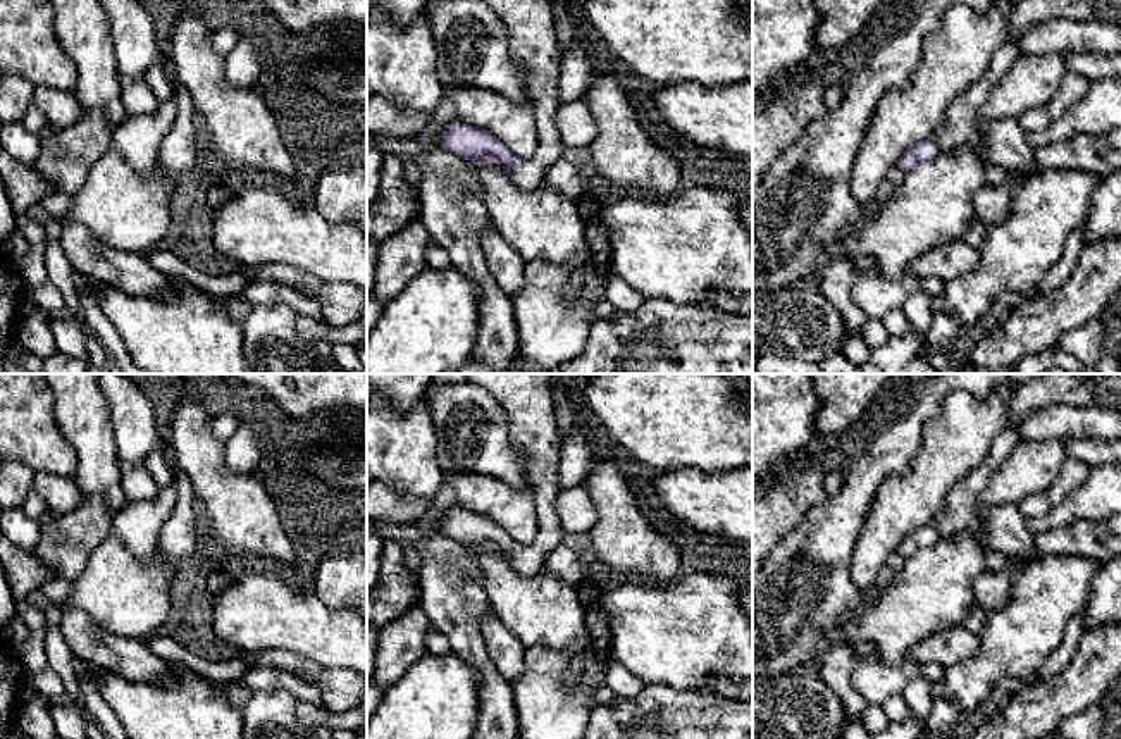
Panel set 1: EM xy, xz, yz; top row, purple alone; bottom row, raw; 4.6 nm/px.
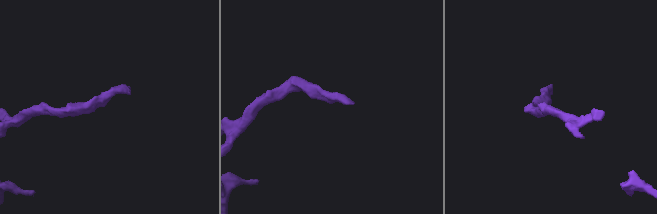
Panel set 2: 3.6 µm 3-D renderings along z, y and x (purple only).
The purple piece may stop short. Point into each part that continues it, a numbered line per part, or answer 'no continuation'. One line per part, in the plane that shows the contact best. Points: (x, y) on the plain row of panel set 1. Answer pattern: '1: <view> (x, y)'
1: xz (532, 424)

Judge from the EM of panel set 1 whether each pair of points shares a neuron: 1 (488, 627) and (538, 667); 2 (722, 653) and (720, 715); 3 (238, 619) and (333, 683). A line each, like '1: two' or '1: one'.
1: two
2: two
3: two

